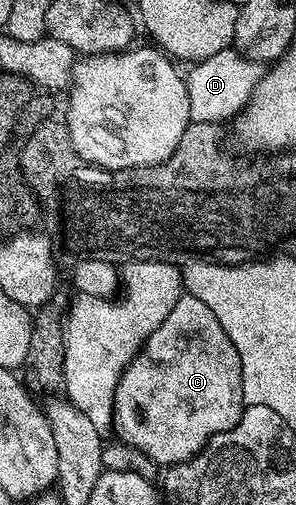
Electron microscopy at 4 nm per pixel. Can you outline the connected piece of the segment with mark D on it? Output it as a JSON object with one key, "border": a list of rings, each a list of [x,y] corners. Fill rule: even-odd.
{"border":[[[233,48],[196,61],[190,68],[192,69],[186,73],[185,82],[191,121],[211,124],[219,124],[225,118],[229,120],[238,115],[246,107],[252,90],[265,71],[258,61],[248,59]]]}

